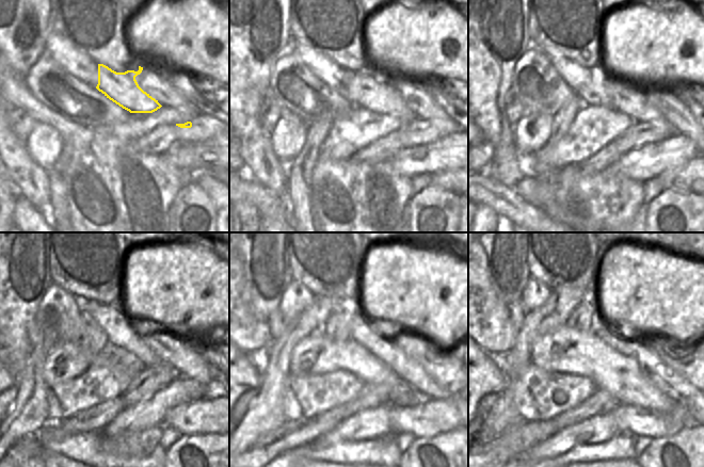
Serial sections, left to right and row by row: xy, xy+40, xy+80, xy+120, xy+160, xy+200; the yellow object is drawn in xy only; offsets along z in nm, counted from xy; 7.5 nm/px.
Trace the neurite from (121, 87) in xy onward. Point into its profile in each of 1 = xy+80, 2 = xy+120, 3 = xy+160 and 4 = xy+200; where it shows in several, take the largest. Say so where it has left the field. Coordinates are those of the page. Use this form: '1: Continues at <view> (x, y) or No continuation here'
1: Continues at xy+80 (628, 99)
2: Continues at xy+120 (184, 355)
3: Continues at xy+160 (446, 368)
4: Continues at xy+200 (685, 364)

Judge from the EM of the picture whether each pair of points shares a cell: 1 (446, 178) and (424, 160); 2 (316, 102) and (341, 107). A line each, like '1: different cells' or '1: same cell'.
1: different cells
2: same cell

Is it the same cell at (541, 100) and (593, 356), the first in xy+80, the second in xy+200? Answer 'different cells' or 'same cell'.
different cells

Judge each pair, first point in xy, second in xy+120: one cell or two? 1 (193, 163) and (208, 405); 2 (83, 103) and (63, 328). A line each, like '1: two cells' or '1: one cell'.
1: two cells
2: one cell

